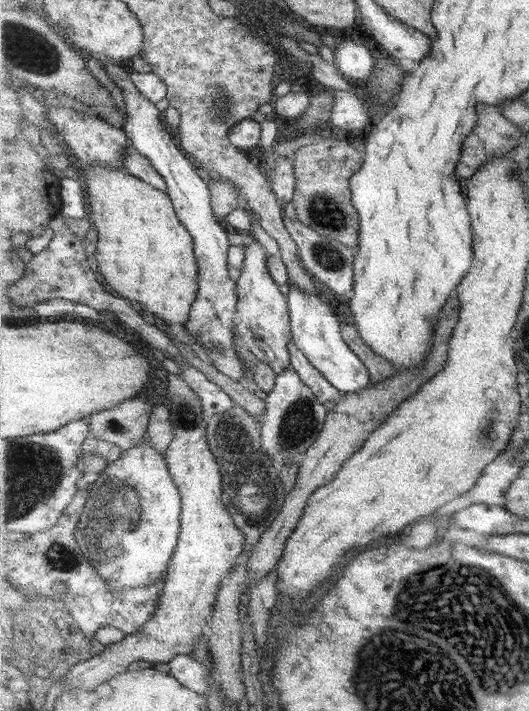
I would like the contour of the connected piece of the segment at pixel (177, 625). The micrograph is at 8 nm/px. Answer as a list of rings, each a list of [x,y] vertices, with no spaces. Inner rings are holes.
[[[168,373],[167,378],[168,388],[163,402],[168,404],[172,414],[171,422],[174,428],[174,439],[166,450],[165,457],[169,472],[177,487],[179,487],[182,496],[182,513],[180,516],[179,544],[172,556],[168,572],[164,575],[164,587],[160,592],[157,610],[139,632],[126,635],[120,641],[107,645],[101,654],[73,666],[65,676],[65,686],[62,692],[69,689],[93,691],[97,687],[101,687],[103,682],[115,679],[122,672],[127,672],[129,666],[137,662],[137,660],[149,663],[168,663],[180,654],[191,655],[196,650],[196,646],[200,644],[202,636],[209,633],[210,614],[214,610],[222,582],[232,572],[232,568],[241,561],[244,552],[246,552],[246,540],[248,538],[241,526],[236,523],[229,507],[223,501],[224,476],[215,453],[207,444],[207,422],[204,419],[201,399],[181,375]]]

